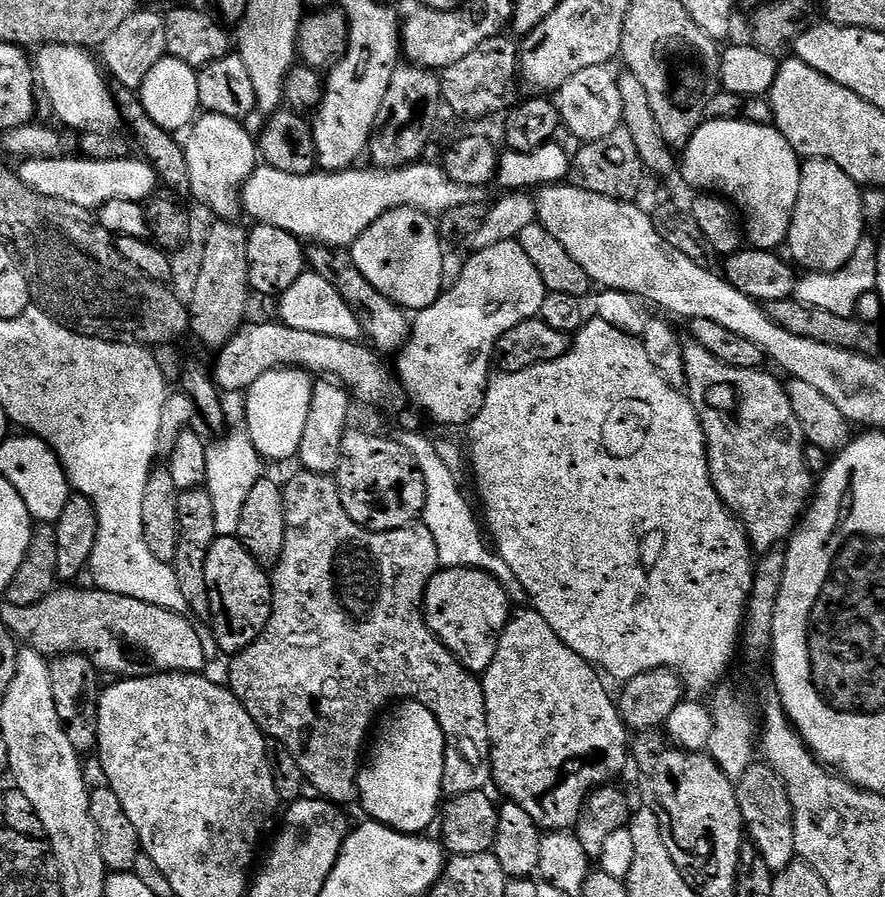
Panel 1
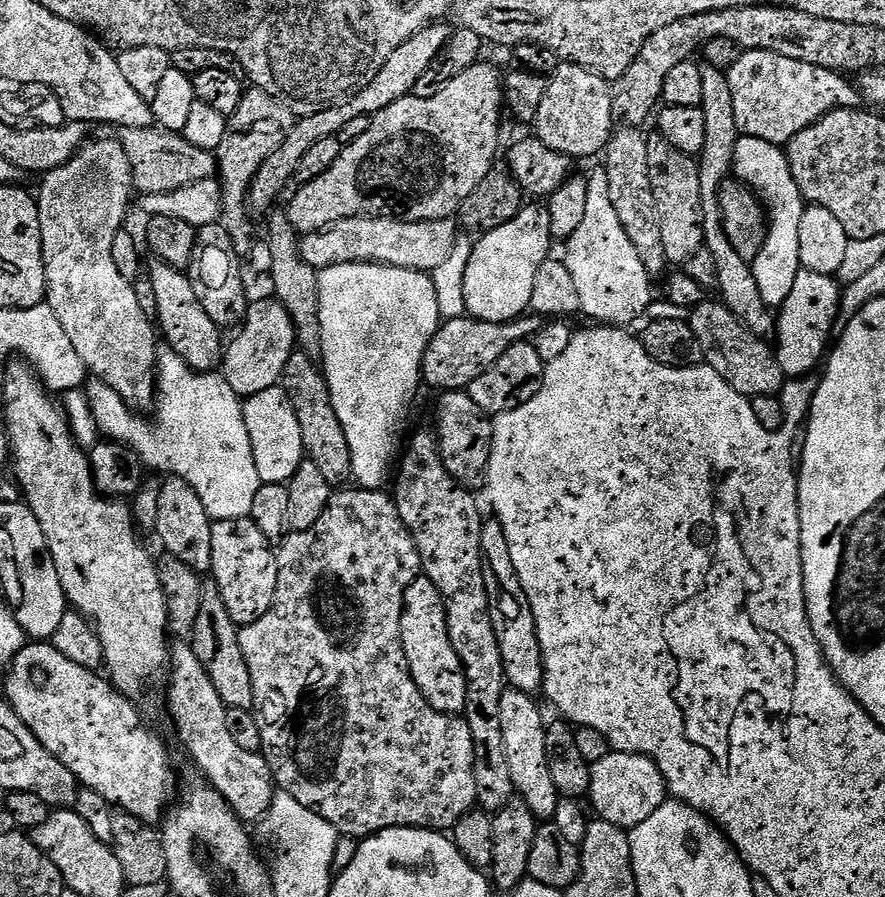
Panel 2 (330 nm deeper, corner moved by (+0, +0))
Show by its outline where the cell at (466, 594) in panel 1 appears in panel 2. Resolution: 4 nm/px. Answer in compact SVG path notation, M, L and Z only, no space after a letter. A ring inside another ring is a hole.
M426 575L417 576L410 586L406 586L404 609L402 610L402 650L408 659L410 674L422 690L422 698L439 712L463 713L468 694L468 683L462 662L450 642L448 615L444 609L444 599L438 594L434 582Z

